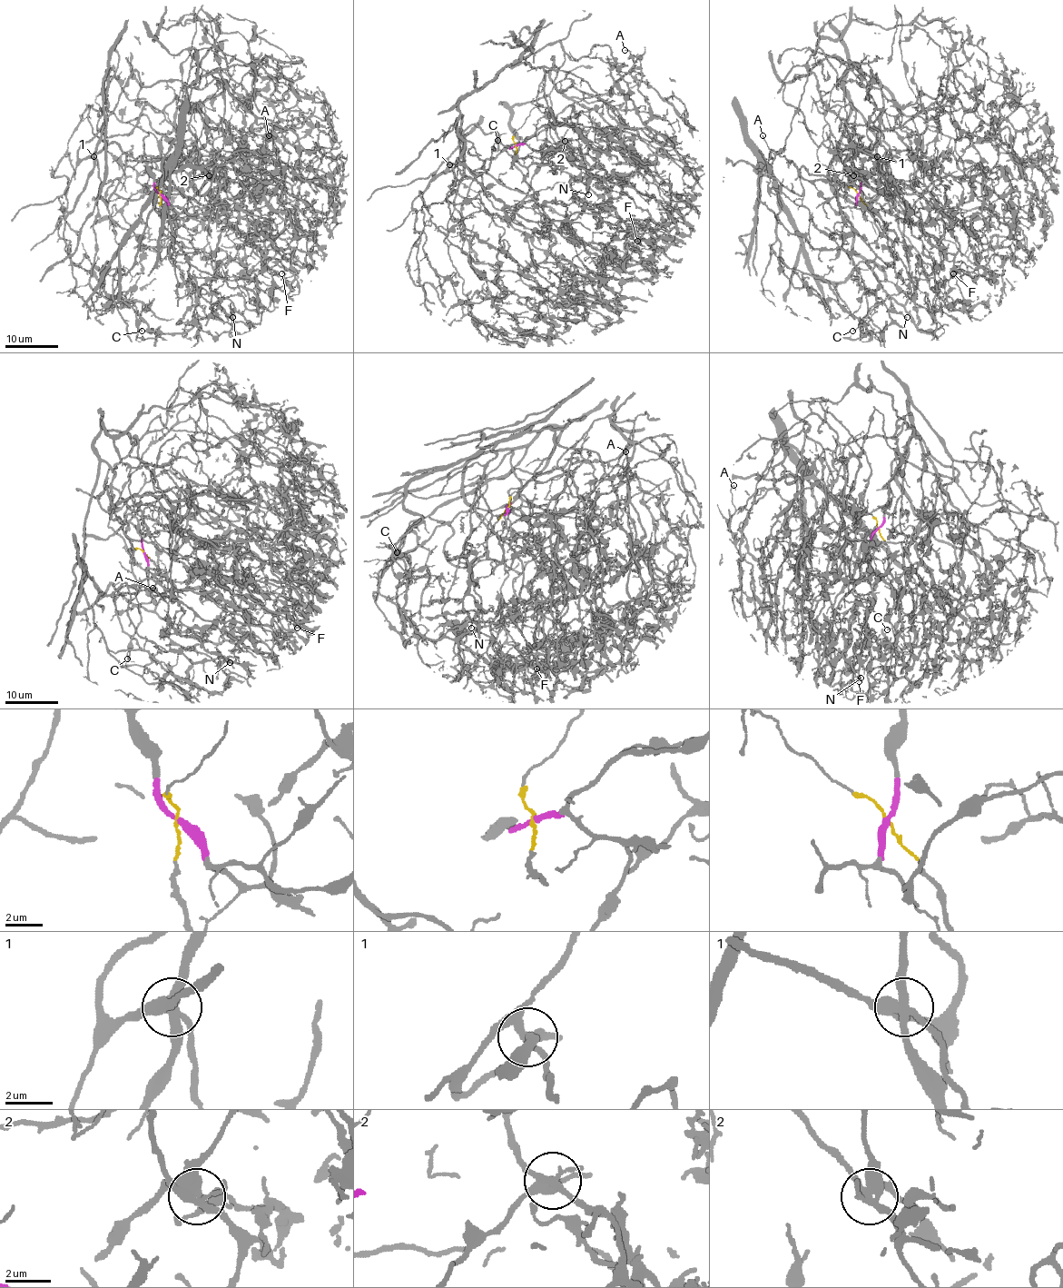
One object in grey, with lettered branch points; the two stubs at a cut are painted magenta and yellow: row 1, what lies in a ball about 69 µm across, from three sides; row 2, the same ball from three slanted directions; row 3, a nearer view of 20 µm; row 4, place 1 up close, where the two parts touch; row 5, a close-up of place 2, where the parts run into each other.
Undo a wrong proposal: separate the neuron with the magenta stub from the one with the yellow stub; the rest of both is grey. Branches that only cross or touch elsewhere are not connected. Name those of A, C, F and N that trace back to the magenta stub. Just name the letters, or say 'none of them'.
A, C

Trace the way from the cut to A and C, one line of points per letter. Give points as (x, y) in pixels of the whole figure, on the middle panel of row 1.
A: (515, 145), (471, 124), (433, 174), (481, 168), (567, 106), (611, 94), (634, 63), (624, 50)
C: (515, 145), (471, 124), (446, 200), (484, 188), (497, 141)

